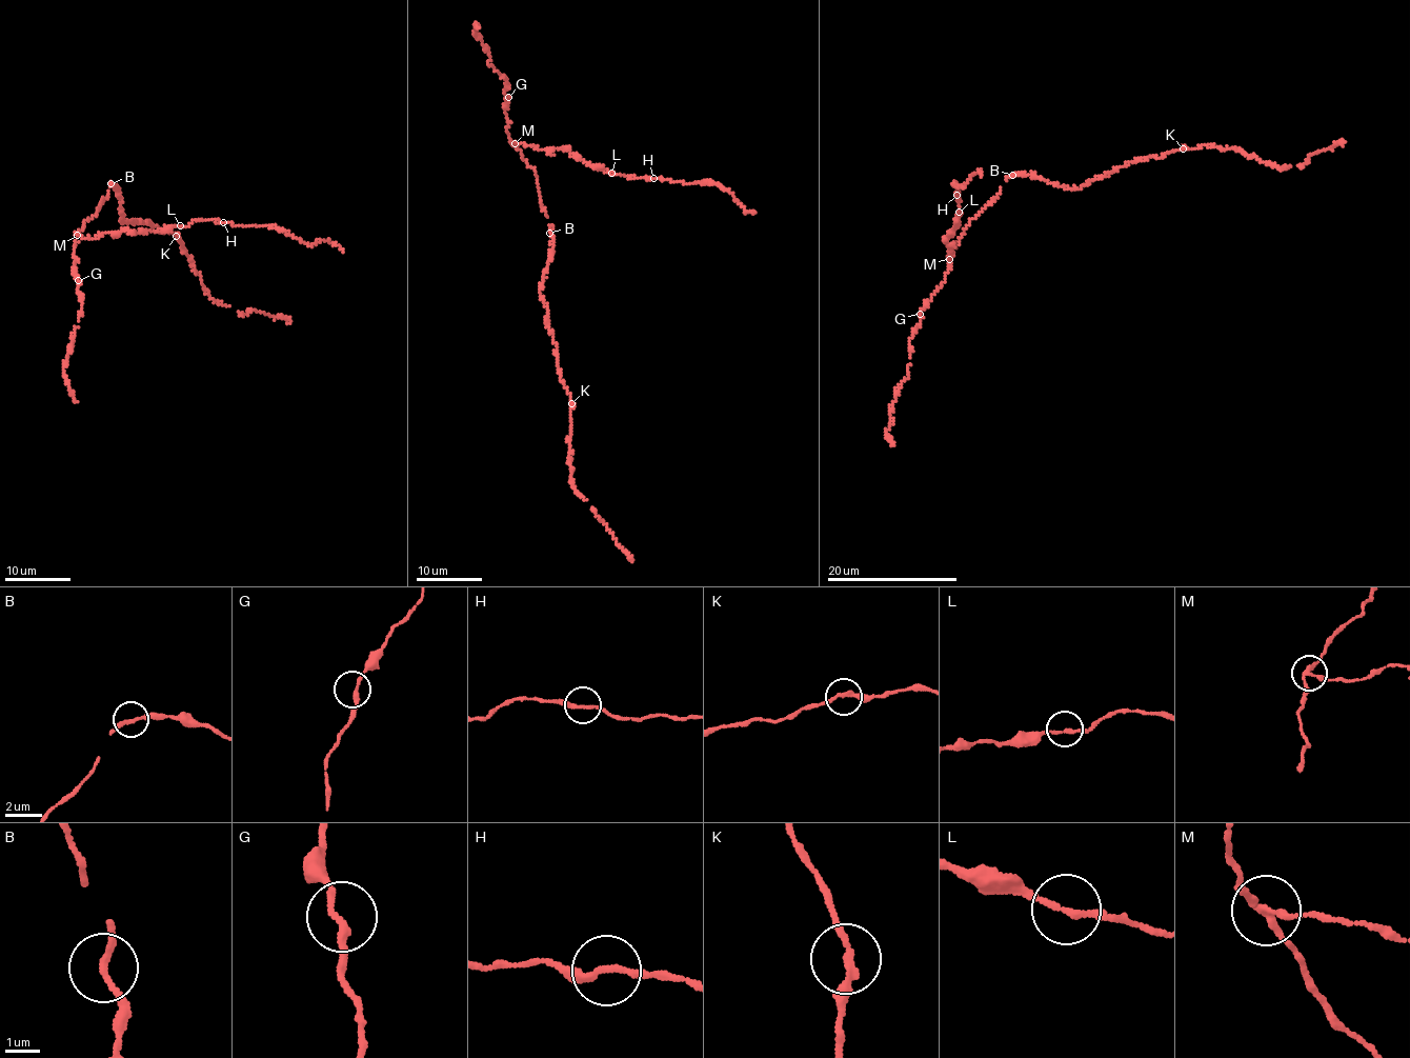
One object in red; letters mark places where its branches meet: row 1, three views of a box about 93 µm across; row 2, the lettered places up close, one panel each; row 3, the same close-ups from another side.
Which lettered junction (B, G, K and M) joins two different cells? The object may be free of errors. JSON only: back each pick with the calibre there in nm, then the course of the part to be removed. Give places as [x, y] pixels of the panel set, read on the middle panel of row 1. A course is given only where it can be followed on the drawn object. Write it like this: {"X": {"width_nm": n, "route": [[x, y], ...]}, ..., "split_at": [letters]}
{"M": {"width_nm": 180, "route": [[515, 144], [566, 147], [587, 163], [632, 178], [712, 181], [745, 211], [753, 213]]}, "split_at": ["M"]}

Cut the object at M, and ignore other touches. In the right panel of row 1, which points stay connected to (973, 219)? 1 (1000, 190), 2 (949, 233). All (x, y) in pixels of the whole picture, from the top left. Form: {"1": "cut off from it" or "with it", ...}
{"1": "with it", "2": "cut off from it"}

